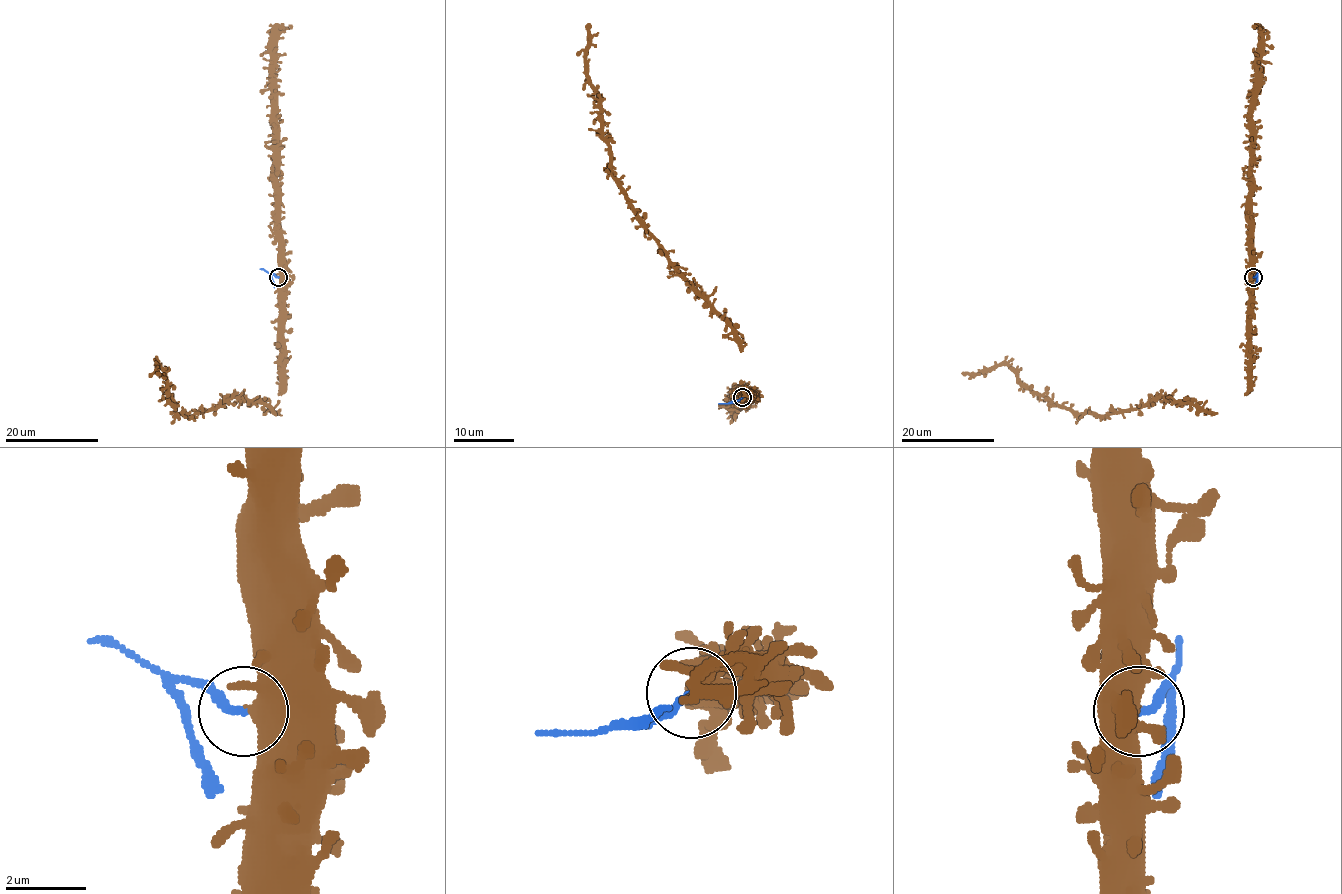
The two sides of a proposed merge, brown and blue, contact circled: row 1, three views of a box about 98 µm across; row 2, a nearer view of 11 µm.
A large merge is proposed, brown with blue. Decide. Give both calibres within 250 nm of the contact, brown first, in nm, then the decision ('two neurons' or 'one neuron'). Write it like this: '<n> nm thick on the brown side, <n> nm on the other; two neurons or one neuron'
400 nm thick on the brown side, 200 nm on the other; two neurons

